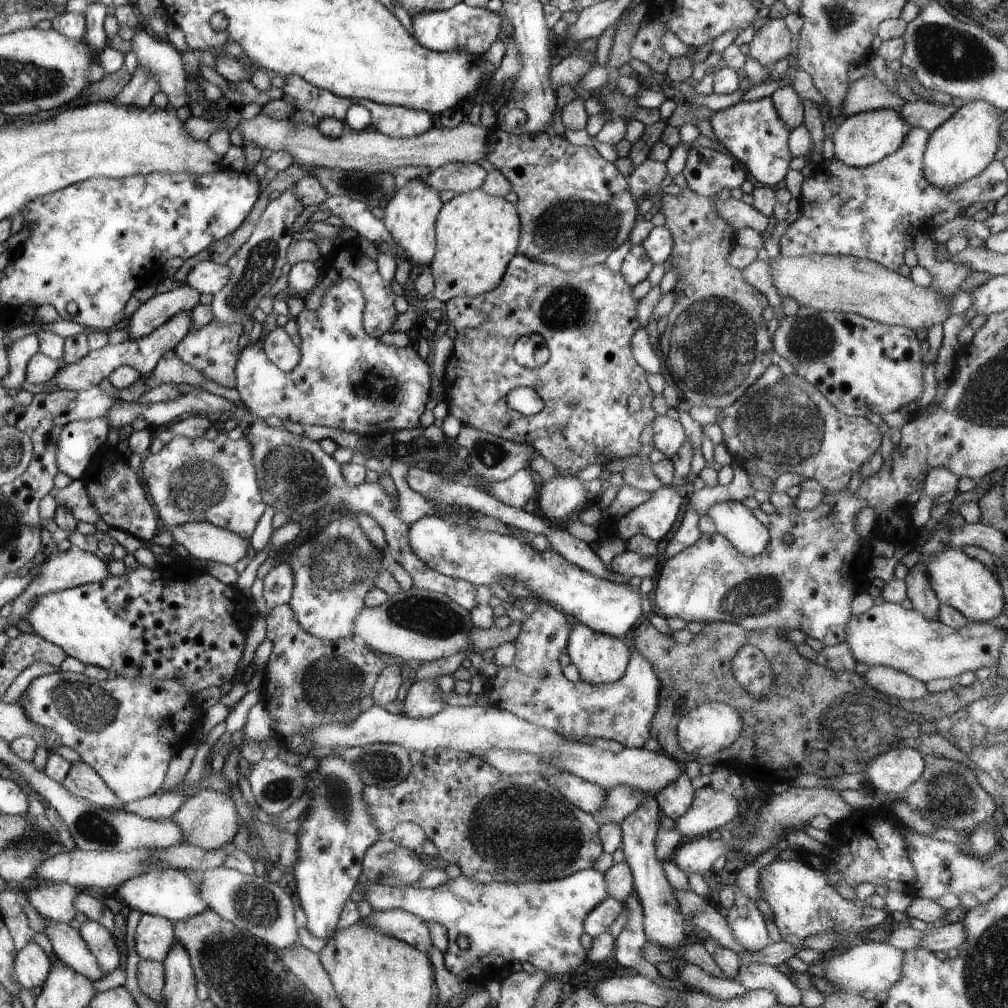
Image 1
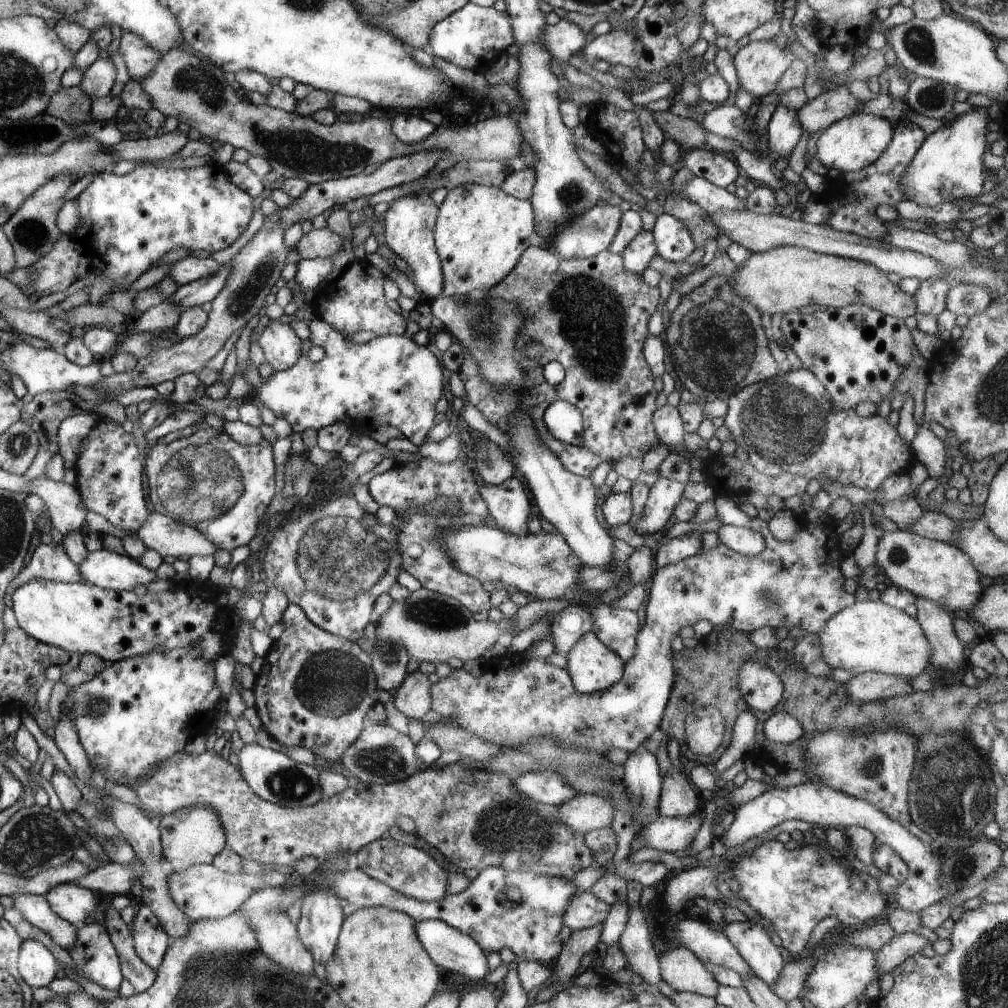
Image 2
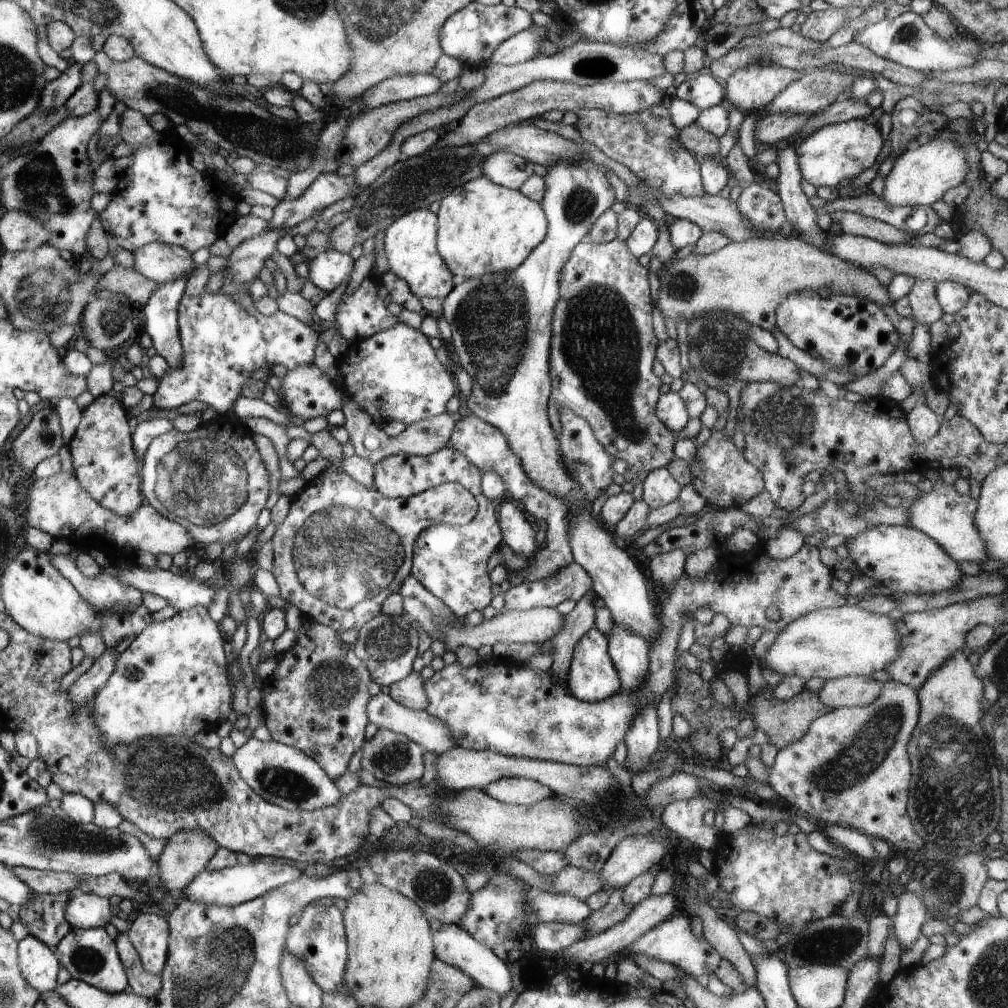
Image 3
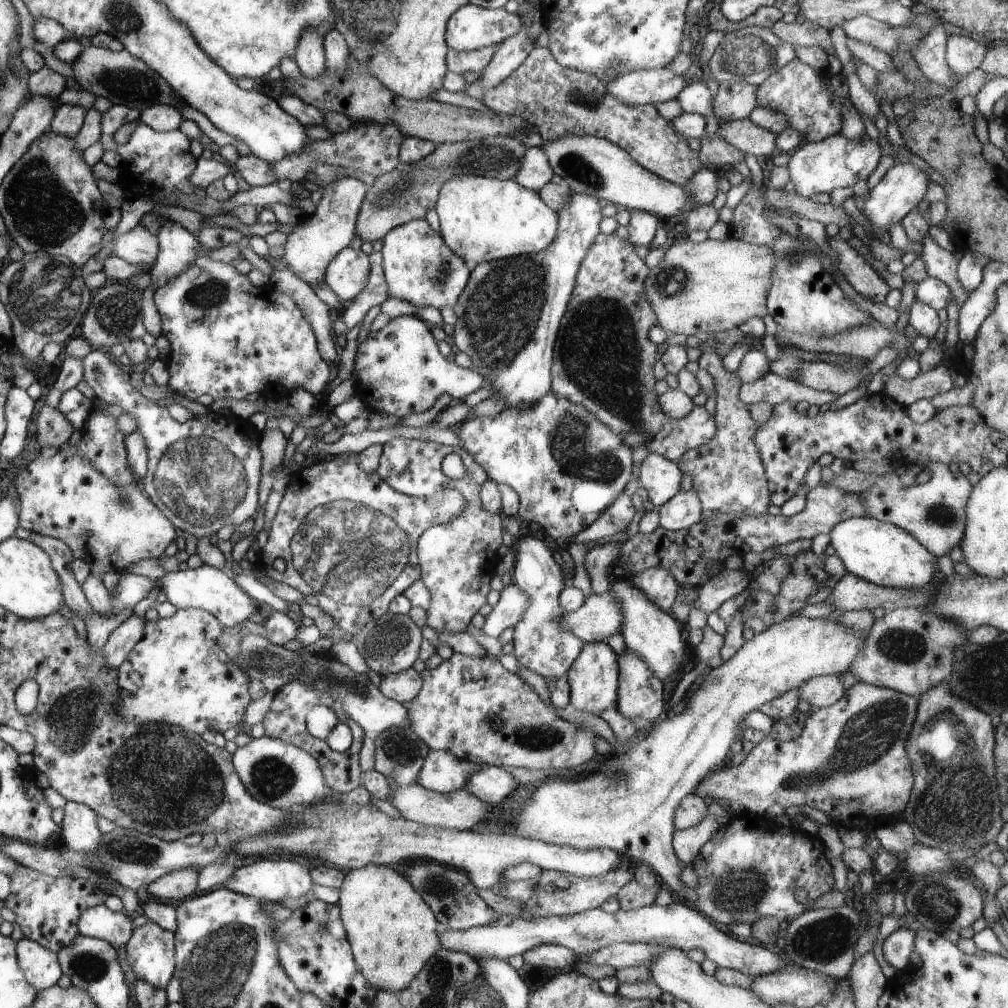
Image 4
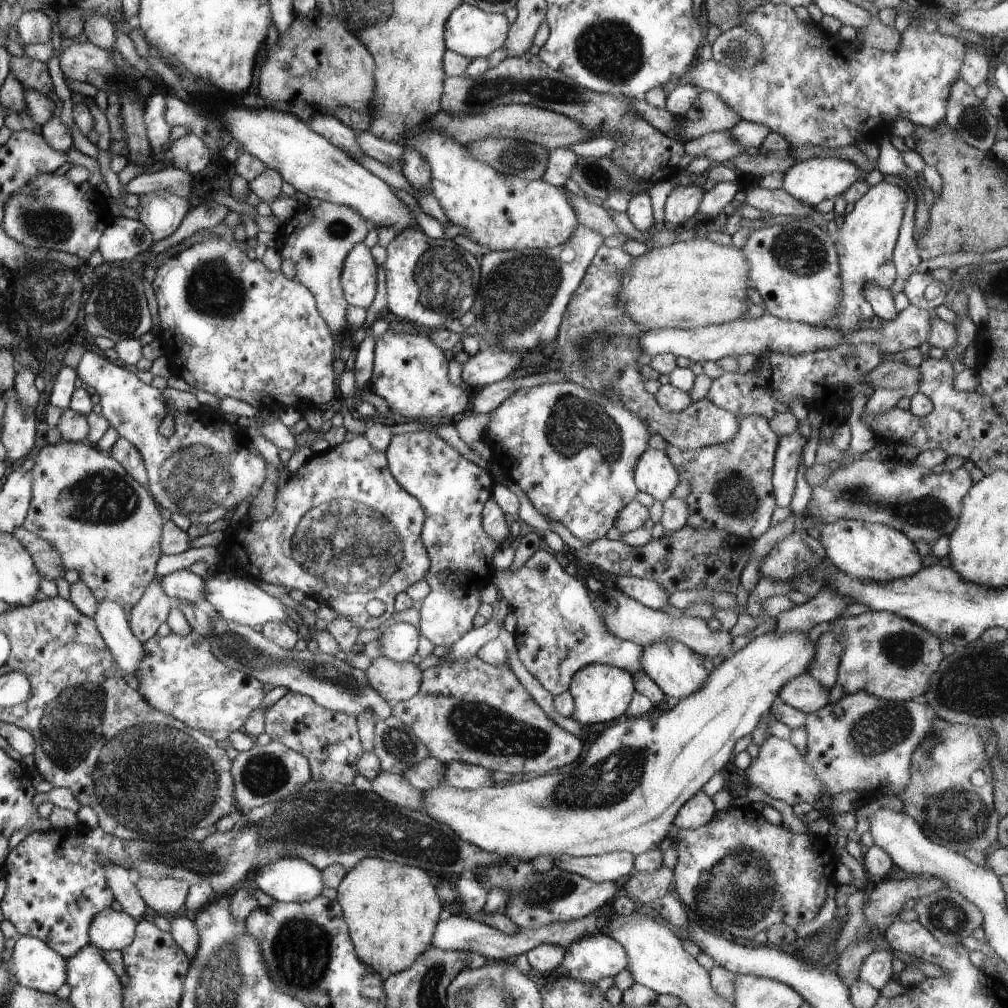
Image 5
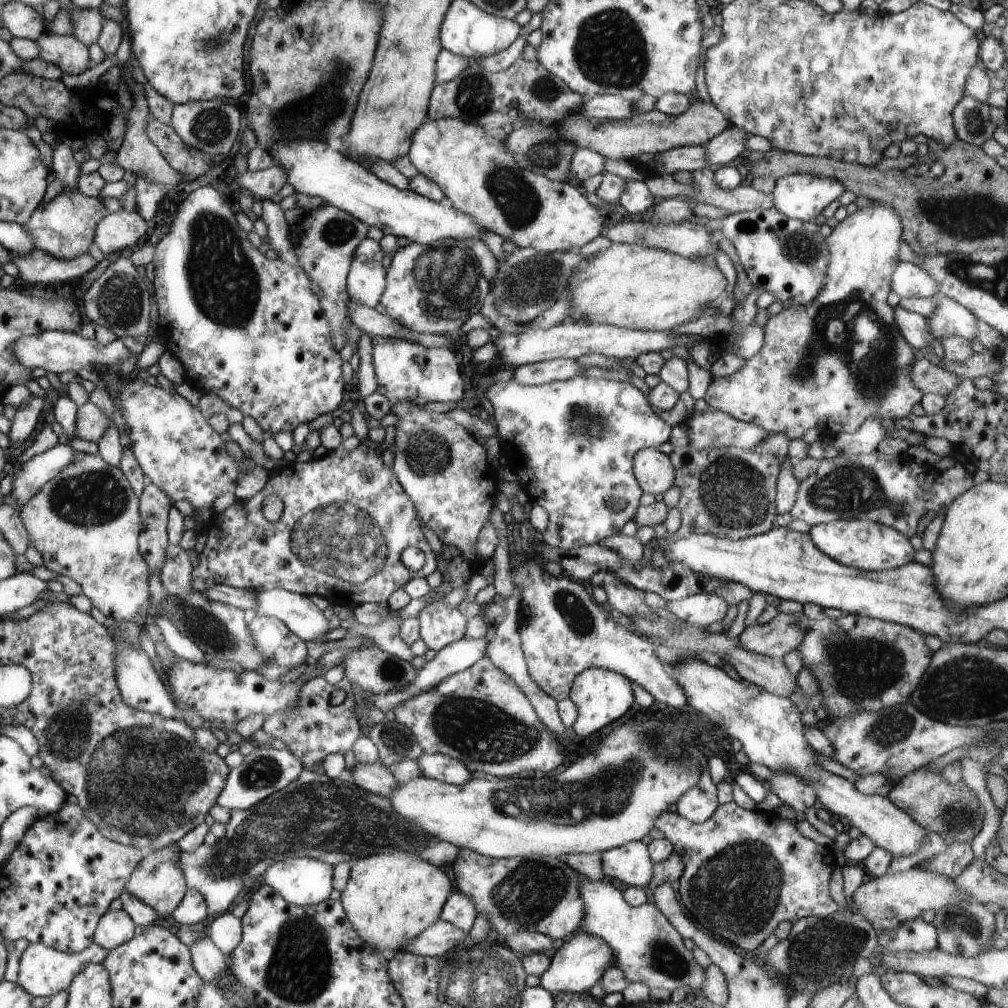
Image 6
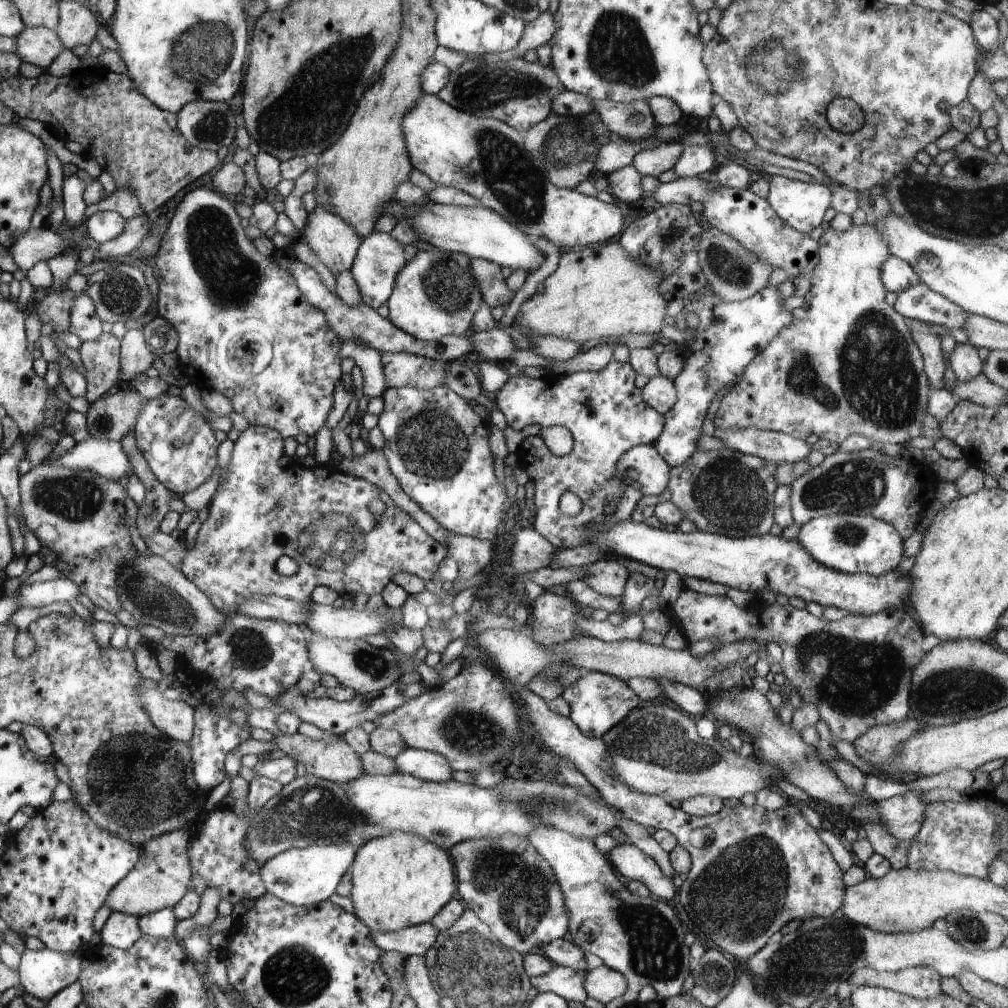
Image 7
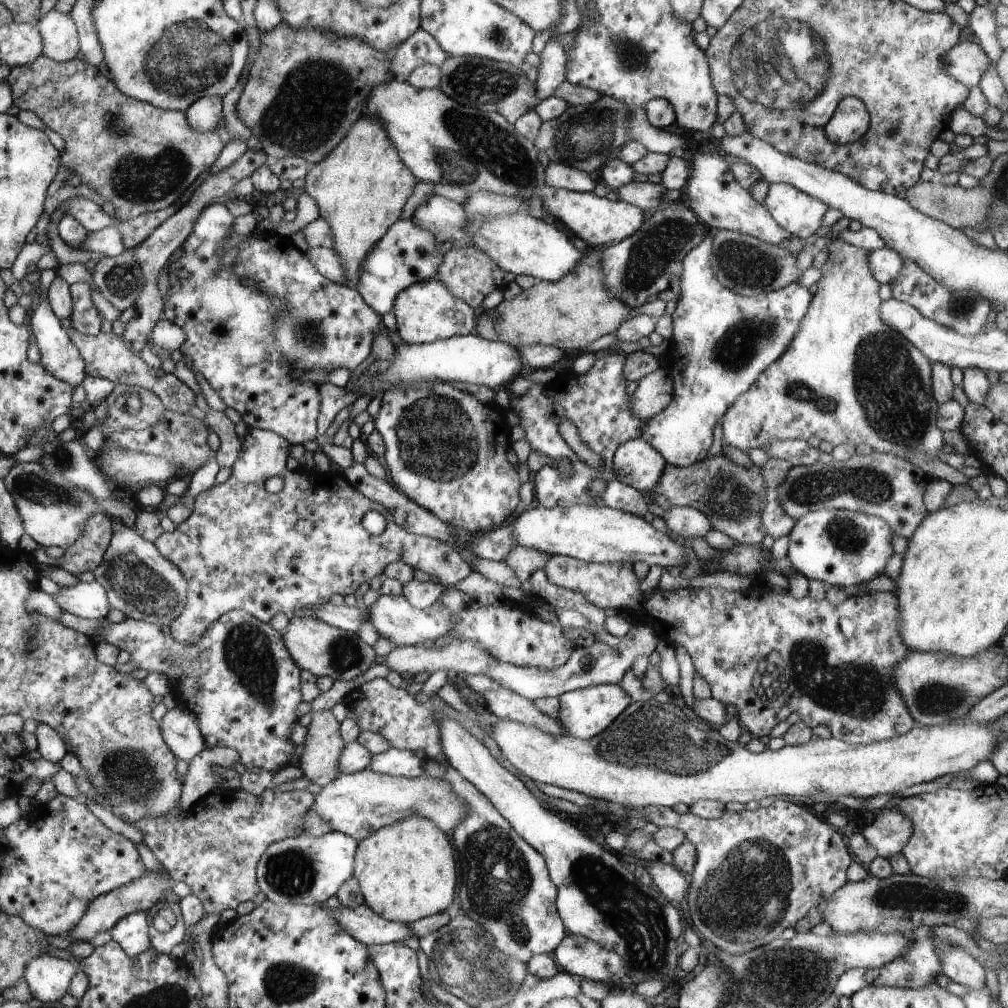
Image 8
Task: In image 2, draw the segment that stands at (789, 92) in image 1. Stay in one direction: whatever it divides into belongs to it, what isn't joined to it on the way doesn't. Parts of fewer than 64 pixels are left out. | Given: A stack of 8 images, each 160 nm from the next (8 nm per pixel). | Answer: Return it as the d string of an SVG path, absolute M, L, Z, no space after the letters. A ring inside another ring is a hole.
M778 105L767 126L768 151L782 153L784 158L789 158L802 132L795 110Z

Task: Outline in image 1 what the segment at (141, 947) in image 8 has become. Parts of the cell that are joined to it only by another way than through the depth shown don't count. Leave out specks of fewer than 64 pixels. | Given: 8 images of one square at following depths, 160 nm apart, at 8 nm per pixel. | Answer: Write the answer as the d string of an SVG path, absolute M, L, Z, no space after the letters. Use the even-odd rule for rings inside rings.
M40 882L32 884L27 900L43 918L69 924L79 912L76 906L76 898L79 896L80 891L70 884Z

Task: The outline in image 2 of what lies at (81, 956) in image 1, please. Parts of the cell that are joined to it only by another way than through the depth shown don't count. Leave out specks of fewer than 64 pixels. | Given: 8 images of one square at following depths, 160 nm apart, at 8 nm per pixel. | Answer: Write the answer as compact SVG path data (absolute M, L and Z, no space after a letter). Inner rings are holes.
M16 895L14 907L16 907L26 920L43 930L50 938L66 950L72 948L77 939L76 926L62 920L50 908L44 895Z

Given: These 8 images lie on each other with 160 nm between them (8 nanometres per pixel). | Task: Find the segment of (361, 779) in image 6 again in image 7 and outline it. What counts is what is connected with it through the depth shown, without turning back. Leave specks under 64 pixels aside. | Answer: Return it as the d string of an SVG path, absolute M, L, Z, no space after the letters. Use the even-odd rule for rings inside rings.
M299 732L275 736L271 742L250 738L238 745L236 750L241 755L256 754L262 756L276 747L297 763L302 762L306 768L306 773L316 775L318 778L328 779L333 783L347 785L351 780L366 774L361 763L361 756L354 752L340 735L331 734L330 738L326 738L324 741L313 740Z

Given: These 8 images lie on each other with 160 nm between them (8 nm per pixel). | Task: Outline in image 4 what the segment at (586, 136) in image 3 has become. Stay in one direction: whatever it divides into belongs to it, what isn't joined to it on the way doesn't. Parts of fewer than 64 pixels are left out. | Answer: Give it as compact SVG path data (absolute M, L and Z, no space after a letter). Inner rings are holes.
M535 46L524 62L500 82L495 89L485 92L480 98L486 108L498 115L512 115L518 121L524 120L536 126L545 141L555 141L564 135L592 135L609 140L623 148L640 166L657 177L684 187L704 166L699 154L692 150L688 141L666 120L654 105L630 106L608 96L605 82L597 76L571 69L561 64L549 52L549 48Z

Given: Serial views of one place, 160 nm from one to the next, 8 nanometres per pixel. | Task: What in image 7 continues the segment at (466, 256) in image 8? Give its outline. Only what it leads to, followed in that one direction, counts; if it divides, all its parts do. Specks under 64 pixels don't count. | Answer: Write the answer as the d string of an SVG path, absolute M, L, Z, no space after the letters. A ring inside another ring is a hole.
M473 258L471 274L483 293L483 302L491 309L504 304L509 305L508 301L512 300L514 294L508 288L501 266L486 259Z

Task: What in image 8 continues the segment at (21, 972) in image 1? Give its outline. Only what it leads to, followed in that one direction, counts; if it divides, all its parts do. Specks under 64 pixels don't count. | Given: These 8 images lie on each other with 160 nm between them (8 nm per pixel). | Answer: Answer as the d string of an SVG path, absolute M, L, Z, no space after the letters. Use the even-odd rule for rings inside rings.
M42 954L27 966L24 982L33 998L44 1003L60 1001L70 992L71 983L79 973L80 963Z

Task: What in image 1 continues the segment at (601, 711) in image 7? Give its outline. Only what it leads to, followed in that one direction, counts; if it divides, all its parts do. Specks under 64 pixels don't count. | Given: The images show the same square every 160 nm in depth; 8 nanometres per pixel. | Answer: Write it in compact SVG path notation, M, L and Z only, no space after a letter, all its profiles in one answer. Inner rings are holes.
M579 622L572 625L566 650L571 664L574 664L580 673L580 681L594 686L612 684L623 678L630 661L630 648L622 640L600 634Z

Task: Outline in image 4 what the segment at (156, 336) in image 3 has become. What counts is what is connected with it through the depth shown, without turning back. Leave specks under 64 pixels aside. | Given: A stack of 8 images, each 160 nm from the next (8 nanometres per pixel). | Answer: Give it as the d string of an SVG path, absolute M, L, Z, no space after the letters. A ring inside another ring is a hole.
M167 220L156 236L160 252L149 270L154 293L175 281L201 252L199 240L176 221Z

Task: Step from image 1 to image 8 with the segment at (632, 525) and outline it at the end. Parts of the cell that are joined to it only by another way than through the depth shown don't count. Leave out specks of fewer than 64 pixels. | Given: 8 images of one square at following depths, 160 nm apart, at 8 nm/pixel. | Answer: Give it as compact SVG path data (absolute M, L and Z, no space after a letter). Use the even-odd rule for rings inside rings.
M643 439L620 444L613 457L614 474L627 486L651 492L666 468L666 460Z

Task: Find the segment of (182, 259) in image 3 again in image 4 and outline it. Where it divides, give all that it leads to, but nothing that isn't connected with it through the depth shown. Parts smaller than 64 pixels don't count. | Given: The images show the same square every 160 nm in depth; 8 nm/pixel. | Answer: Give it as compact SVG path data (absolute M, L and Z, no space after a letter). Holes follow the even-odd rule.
M136 225L117 240L109 241L105 248L101 248L90 259L105 261L106 258L115 256L128 264L148 267L156 262L159 252L158 237L148 229Z

